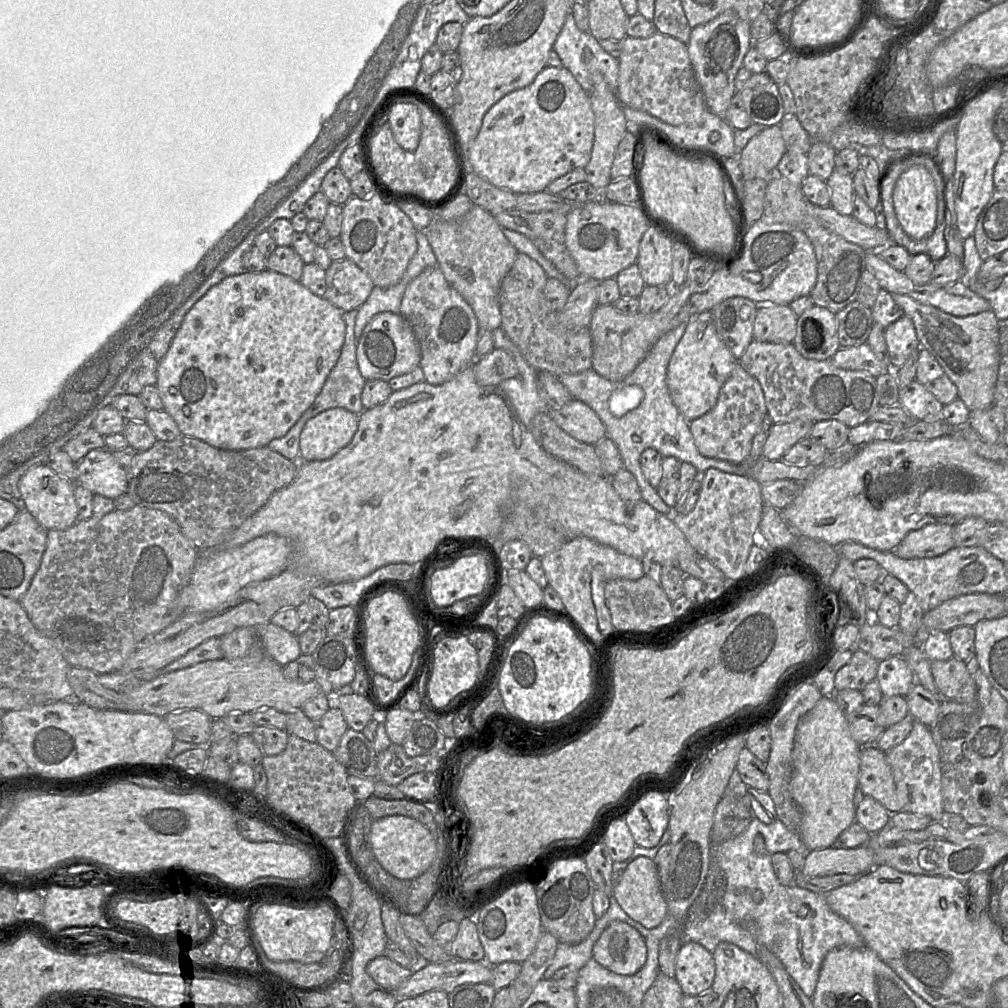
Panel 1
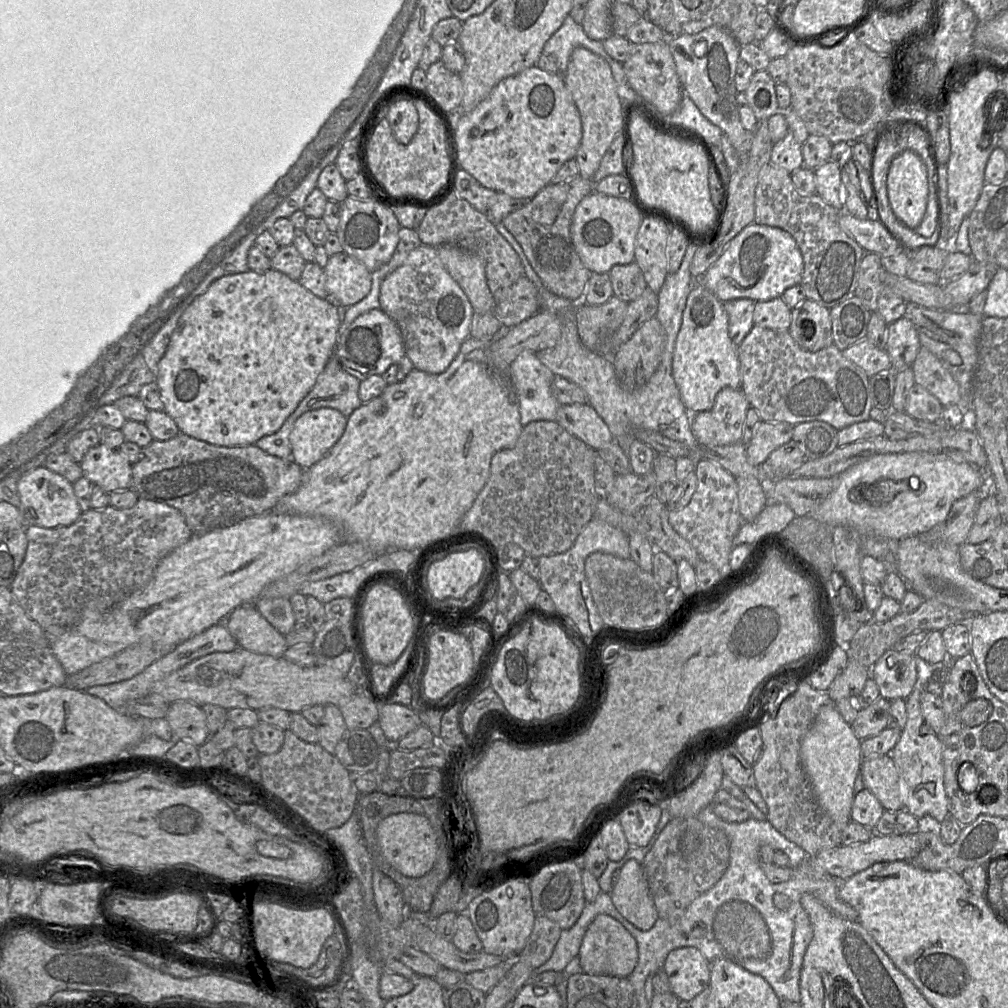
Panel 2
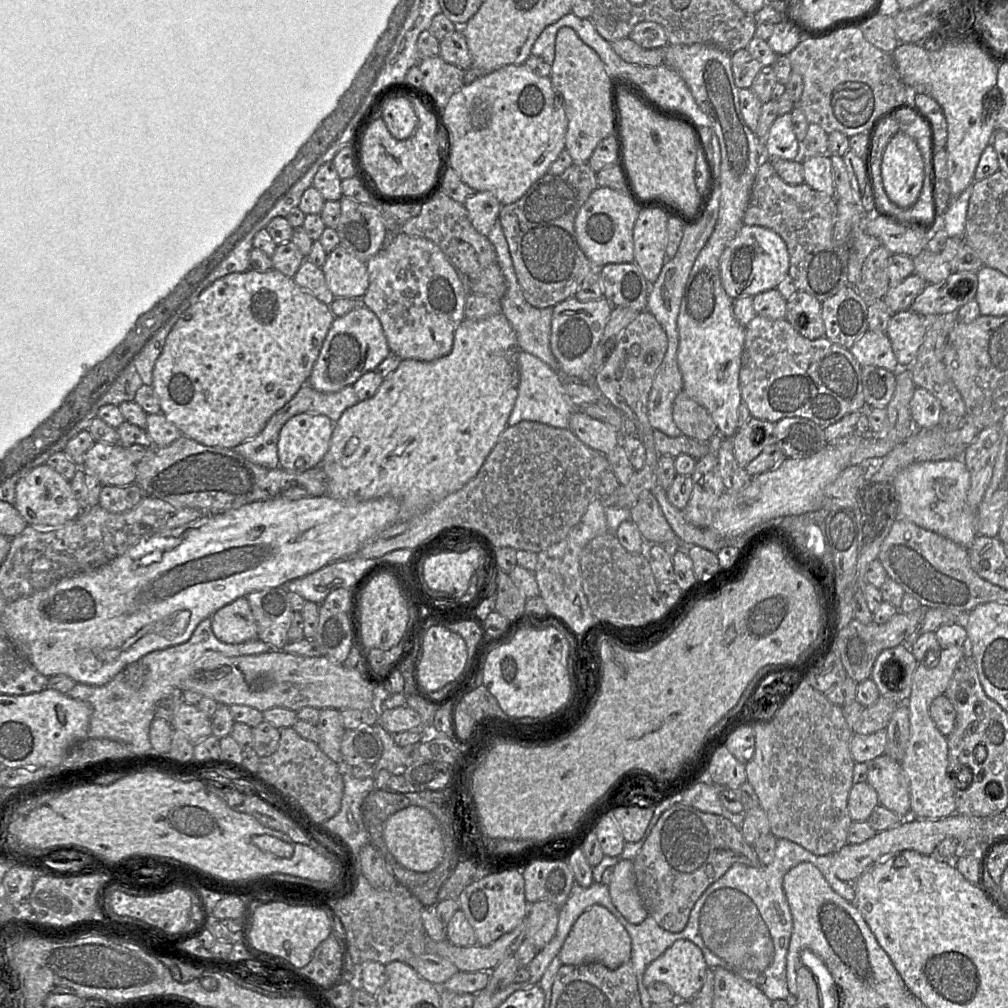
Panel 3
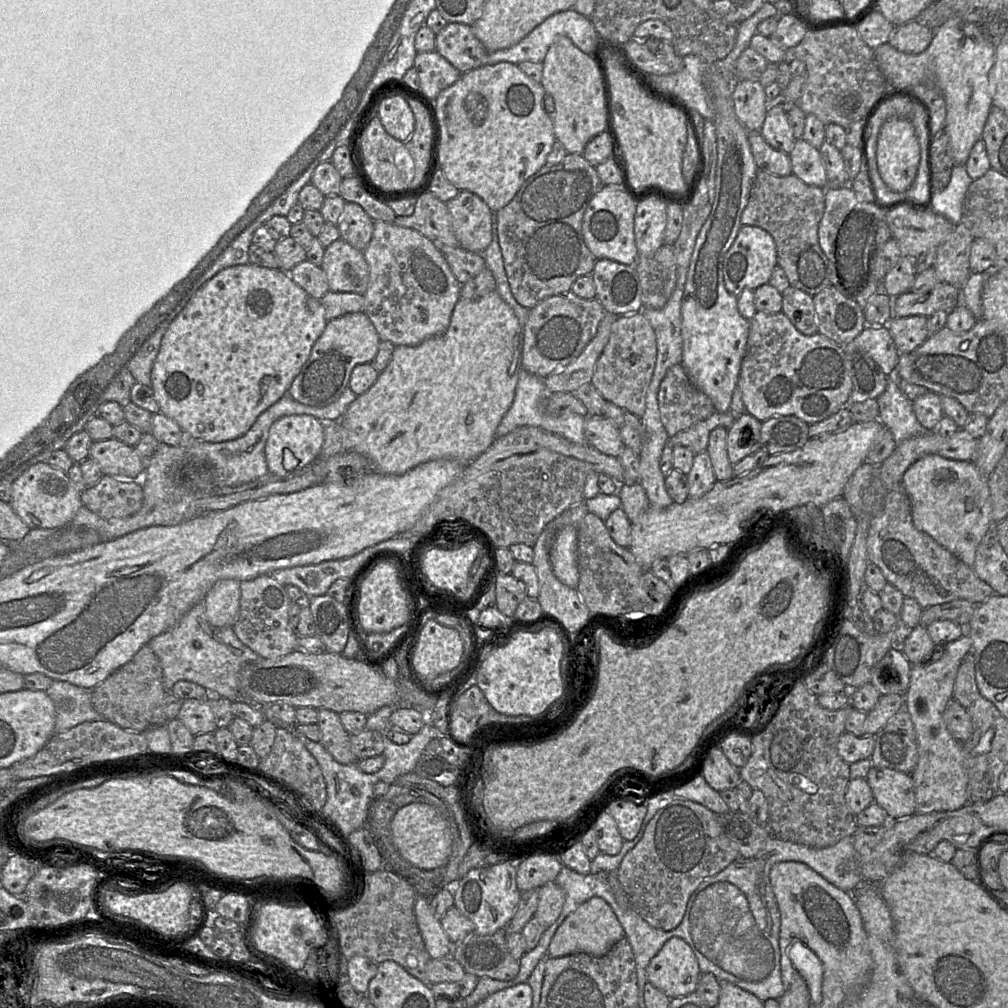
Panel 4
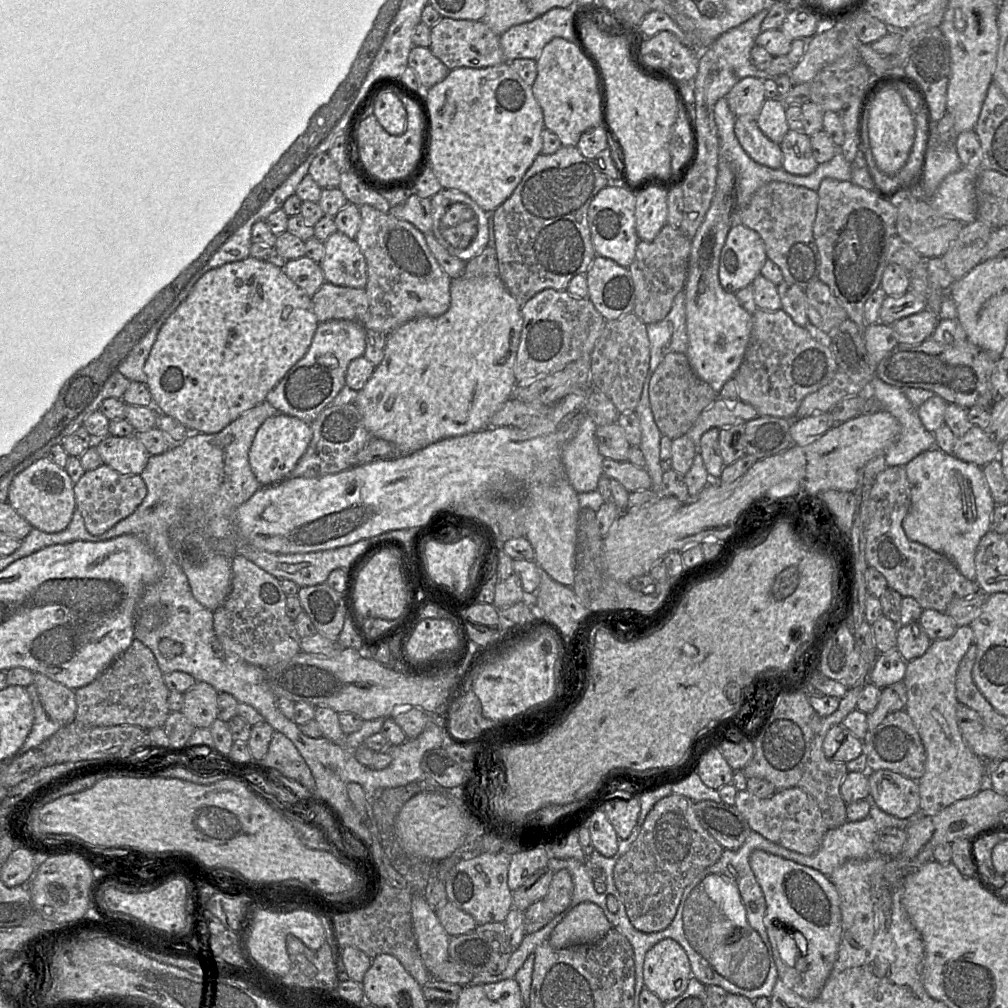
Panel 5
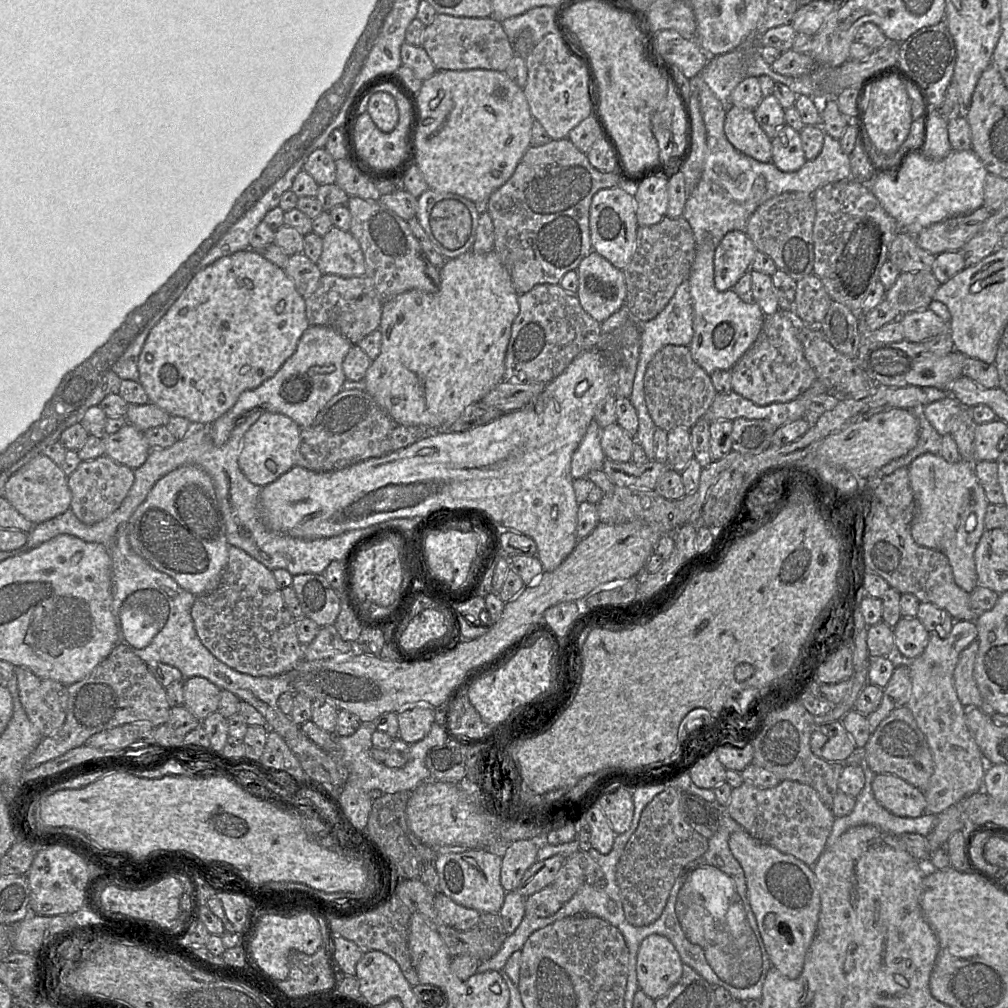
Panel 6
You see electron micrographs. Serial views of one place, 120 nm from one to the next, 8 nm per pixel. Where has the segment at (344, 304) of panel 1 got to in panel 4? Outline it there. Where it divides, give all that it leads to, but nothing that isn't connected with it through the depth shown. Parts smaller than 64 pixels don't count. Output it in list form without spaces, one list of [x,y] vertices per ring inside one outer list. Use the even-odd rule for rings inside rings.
[[[343,239],[332,242],[325,248],[321,268],[330,290],[364,294],[369,283],[369,266],[363,251]]]

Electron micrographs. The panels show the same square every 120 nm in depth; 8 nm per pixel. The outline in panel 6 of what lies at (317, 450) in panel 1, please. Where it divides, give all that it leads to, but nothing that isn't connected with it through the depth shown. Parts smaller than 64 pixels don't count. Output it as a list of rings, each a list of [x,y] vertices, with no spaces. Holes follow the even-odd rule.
[[[264,412],[246,432],[238,458],[239,467],[247,479],[264,487],[295,466],[301,432],[301,427],[290,417],[280,413]]]

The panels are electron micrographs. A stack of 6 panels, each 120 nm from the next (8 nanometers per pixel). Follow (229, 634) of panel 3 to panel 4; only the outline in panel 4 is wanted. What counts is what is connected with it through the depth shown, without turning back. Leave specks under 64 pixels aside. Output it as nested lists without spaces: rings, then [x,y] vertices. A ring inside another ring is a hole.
[[[235,579],[217,581],[202,602],[212,626],[232,627],[240,610],[240,582]]]

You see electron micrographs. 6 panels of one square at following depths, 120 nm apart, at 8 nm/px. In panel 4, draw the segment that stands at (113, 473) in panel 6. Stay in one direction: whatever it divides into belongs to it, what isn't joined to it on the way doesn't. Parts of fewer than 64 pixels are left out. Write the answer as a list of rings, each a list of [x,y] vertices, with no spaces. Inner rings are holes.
[[[103,475],[95,486],[81,492],[80,499],[83,506],[103,519],[125,518],[135,514],[142,507],[144,500],[142,481]]]

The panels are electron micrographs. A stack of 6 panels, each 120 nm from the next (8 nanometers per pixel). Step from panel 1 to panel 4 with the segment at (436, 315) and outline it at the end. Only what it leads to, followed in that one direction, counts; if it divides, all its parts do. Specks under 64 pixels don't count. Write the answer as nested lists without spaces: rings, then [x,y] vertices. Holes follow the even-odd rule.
[[[374,221],[373,235],[363,254],[369,266],[369,283],[363,294],[364,312],[381,341],[390,341],[395,346],[416,346],[447,331],[453,309],[461,297],[461,284],[451,271],[444,254],[432,241],[415,229],[391,222]]]

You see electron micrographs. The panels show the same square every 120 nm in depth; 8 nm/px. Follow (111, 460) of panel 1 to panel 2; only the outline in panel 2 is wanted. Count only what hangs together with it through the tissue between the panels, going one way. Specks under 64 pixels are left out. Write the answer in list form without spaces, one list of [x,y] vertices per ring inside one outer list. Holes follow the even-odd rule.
[[[99,443],[88,450],[79,465],[83,476],[107,493],[131,488],[132,464],[118,449]]]

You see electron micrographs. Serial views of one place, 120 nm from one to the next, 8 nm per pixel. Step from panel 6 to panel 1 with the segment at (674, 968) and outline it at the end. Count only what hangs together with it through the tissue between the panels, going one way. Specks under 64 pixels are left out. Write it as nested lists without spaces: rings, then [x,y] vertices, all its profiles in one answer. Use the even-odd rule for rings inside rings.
[[[684,941],[676,957],[675,976],[684,995],[708,992],[715,977],[713,955],[694,941]]]

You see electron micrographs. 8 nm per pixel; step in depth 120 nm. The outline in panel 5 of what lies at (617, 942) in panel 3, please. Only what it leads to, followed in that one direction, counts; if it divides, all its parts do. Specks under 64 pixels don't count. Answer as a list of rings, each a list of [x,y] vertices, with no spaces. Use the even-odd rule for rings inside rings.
[[[582,902],[556,925],[548,943],[555,949],[592,944],[601,940],[612,927],[601,907],[592,902]]]

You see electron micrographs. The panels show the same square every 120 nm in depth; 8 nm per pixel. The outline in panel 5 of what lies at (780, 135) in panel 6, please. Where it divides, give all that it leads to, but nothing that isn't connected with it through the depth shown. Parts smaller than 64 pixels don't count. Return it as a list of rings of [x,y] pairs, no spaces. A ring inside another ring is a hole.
[[[789,129],[779,146],[783,153],[782,169],[790,174],[805,176],[819,165],[813,156],[810,136],[804,132]]]

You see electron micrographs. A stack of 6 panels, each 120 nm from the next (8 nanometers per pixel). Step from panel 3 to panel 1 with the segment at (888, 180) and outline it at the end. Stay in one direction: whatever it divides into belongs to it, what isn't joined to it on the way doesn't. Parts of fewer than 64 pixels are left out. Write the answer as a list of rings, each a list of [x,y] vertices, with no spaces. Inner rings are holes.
[[[913,165],[903,172],[893,189],[893,205],[902,230],[916,240],[926,239],[936,227],[937,199],[936,185],[931,174],[922,165]]]

